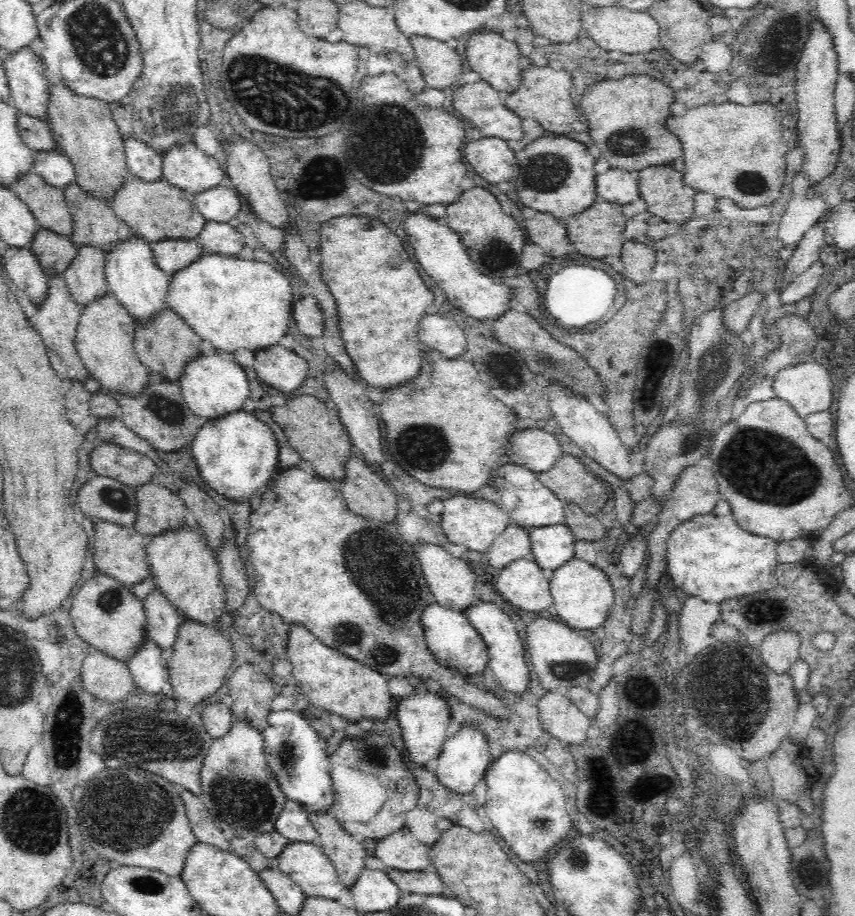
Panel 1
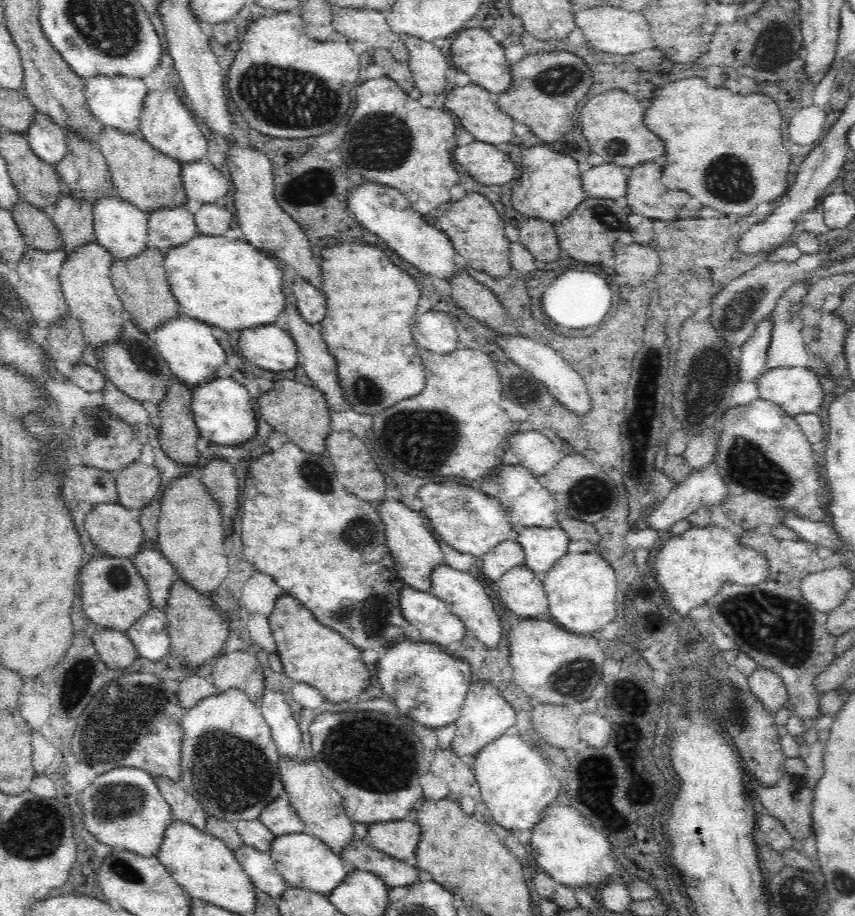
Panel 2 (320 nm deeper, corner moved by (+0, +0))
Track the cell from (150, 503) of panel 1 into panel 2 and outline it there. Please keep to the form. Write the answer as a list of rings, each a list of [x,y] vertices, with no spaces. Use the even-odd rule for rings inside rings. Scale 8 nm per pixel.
[[[141,459],[115,472],[115,477],[119,502],[126,508],[138,511],[161,493],[158,469],[142,463]]]

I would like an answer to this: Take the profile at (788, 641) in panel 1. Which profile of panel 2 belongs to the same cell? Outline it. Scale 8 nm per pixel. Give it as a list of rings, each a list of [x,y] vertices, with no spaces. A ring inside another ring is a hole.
[[[758,667],[747,679],[749,692],[758,697],[758,701],[771,715],[775,716],[789,700],[787,690],[778,673]]]

